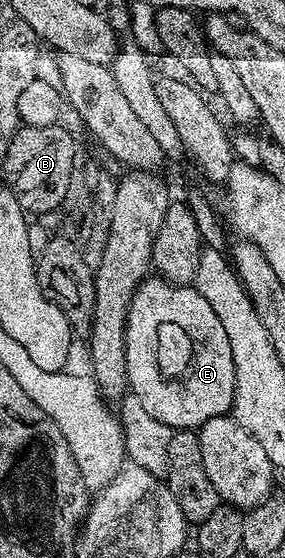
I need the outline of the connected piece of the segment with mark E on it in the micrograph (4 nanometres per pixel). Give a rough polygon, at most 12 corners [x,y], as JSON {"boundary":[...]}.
{"boundary":[[147,276],[126,383],[175,431],[234,407],[228,334],[196,287]]}

